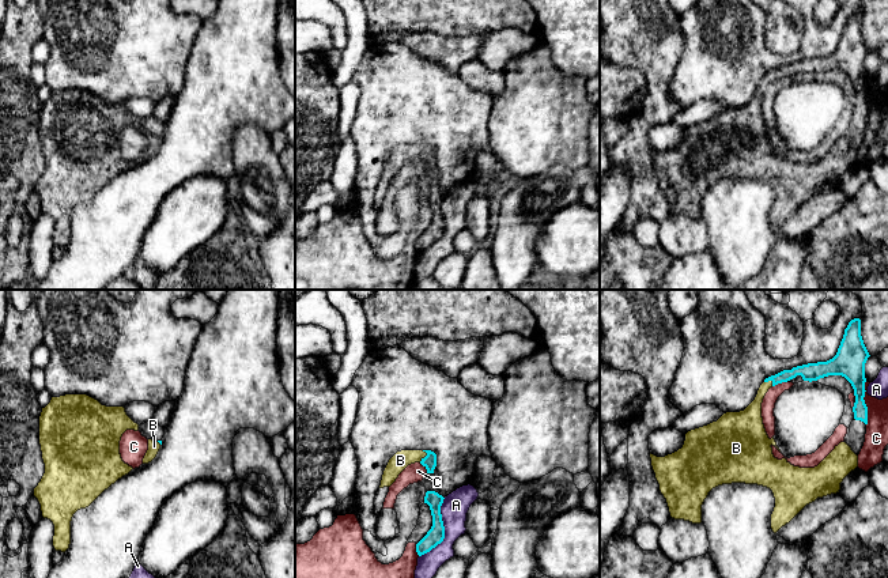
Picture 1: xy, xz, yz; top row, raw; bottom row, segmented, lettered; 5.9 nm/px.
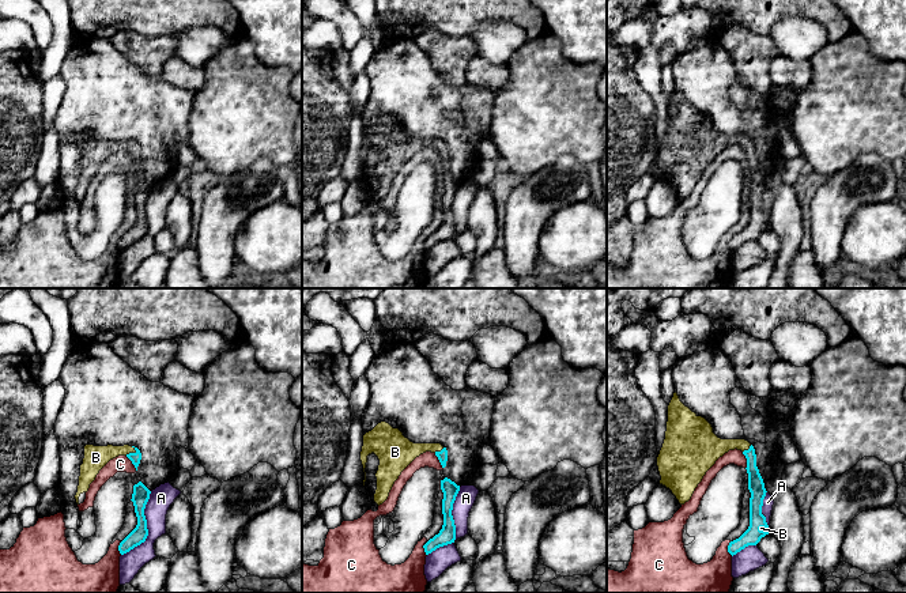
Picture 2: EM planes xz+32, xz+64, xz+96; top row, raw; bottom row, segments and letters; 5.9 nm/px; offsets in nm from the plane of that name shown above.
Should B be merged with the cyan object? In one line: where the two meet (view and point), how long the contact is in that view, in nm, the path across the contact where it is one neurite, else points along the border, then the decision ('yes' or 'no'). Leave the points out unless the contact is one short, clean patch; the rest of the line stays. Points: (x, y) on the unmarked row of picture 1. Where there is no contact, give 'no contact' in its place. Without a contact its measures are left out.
xz (426, 151) | 80 nm | yes

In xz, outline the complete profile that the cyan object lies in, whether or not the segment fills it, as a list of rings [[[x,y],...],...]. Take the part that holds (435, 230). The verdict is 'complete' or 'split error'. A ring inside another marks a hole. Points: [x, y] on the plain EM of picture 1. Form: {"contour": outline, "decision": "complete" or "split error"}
{"contour": [[[427,186],[424,192],[424,199],[430,201],[432,211],[432,222],[427,230],[416,239],[416,248],[419,252],[430,248],[445,234],[445,222],[441,209],[441,201],[443,199],[443,192],[435,186]]], "decision": "complete"}

